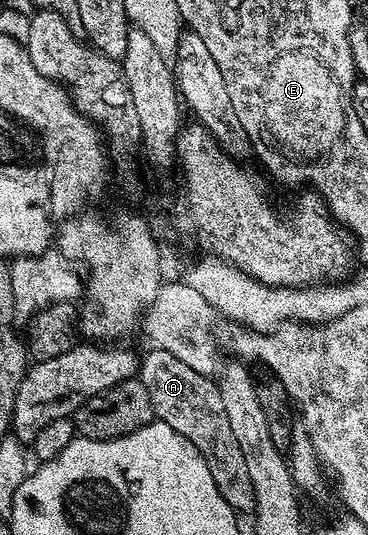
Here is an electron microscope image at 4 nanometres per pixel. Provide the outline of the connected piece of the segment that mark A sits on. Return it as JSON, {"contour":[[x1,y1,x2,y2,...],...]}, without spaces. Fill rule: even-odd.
{"contour":[[150,348,147,351,146,355,144,353,141,355,137,377,144,384,144,388,148,388,148,400,152,400,155,419,176,428,176,432,180,432,180,436,184,436,189,442,196,444,196,448,204,455,211,470,221,472,225,466,230,466,233,462,235,465,234,437,228,428,228,416,224,416,224,400,220,400,220,392,215,379,188,368,188,364,176,360,172,356,172,352,164,352,157,348]]}

